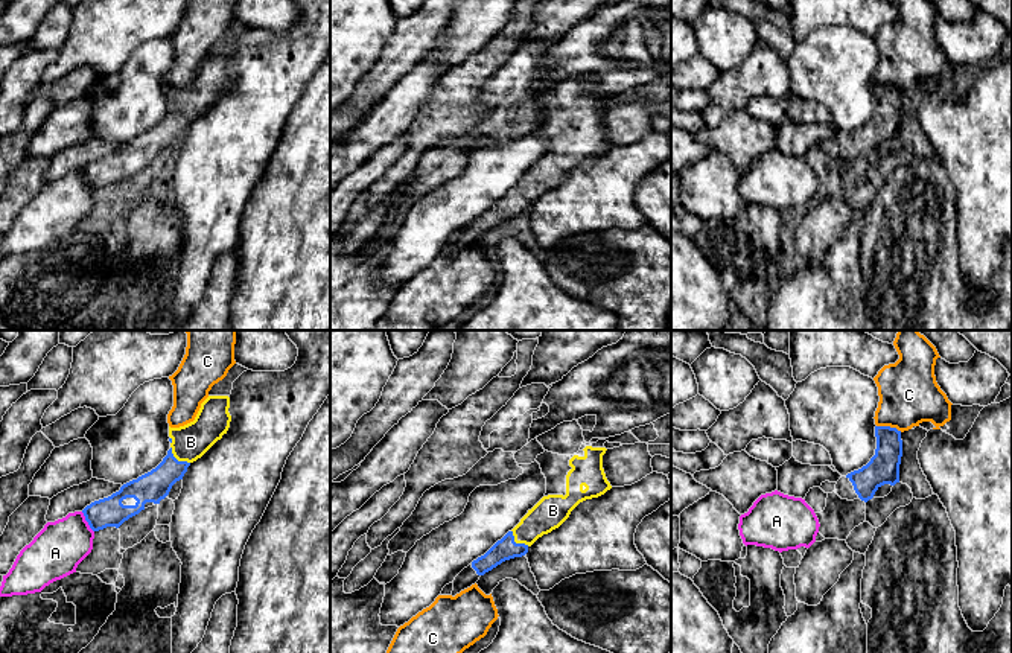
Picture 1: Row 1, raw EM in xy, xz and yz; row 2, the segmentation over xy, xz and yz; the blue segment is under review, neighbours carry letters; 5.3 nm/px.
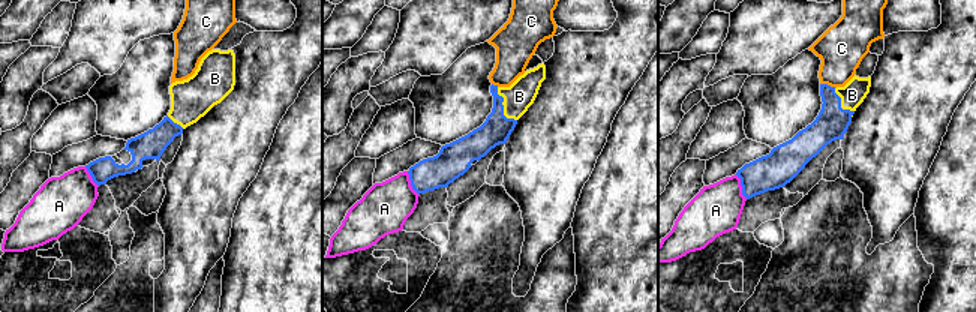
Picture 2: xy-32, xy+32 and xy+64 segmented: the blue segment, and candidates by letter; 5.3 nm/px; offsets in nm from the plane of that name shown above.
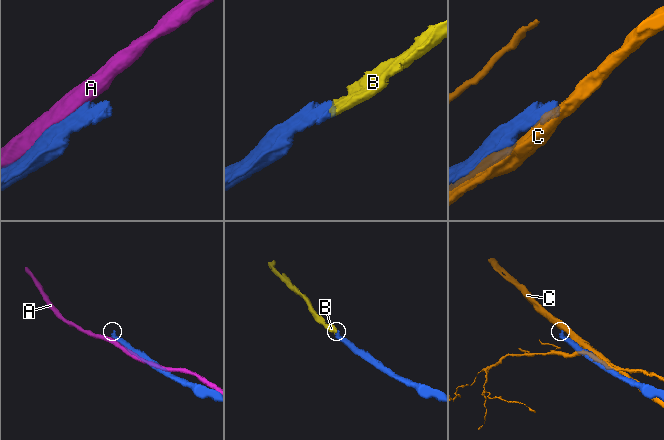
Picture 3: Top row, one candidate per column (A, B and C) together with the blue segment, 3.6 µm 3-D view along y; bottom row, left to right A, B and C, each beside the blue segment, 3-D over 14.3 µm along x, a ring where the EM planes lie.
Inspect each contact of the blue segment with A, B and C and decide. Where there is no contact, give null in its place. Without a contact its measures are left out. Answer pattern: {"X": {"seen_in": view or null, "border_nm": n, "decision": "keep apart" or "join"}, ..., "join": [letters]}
{"A": {"seen_in": "xy", "border_nm": 130, "decision": "keep apart"}, "B": {"seen_in": "xy", "border_nm": 140, "decision": "join"}, "C": {"seen_in": "yz", "border_nm": 140, "decision": "keep apart"}, "join": ["B"]}

